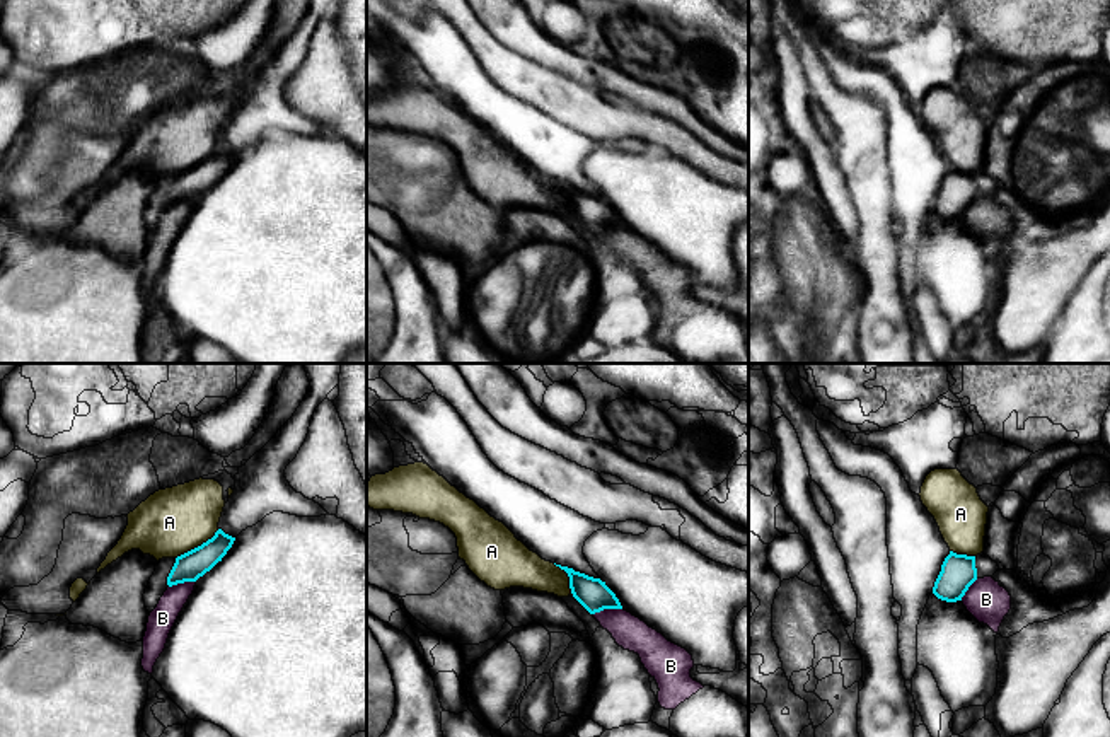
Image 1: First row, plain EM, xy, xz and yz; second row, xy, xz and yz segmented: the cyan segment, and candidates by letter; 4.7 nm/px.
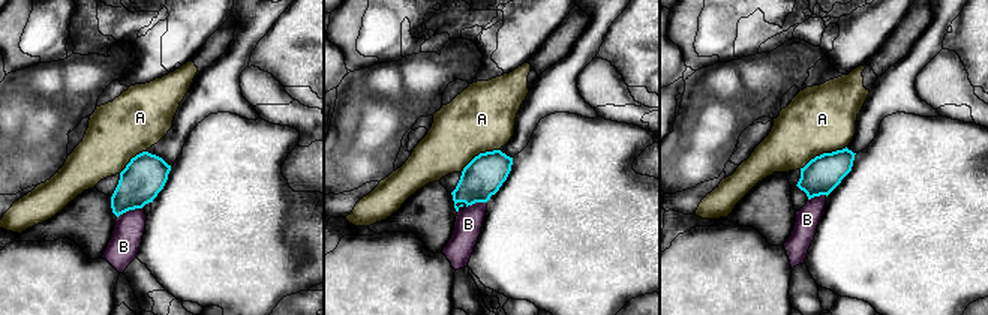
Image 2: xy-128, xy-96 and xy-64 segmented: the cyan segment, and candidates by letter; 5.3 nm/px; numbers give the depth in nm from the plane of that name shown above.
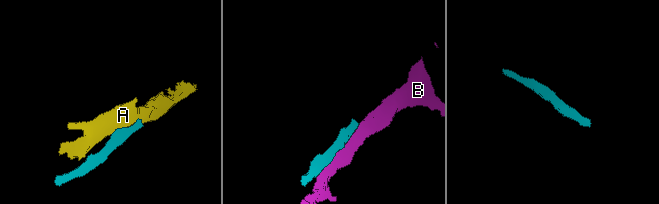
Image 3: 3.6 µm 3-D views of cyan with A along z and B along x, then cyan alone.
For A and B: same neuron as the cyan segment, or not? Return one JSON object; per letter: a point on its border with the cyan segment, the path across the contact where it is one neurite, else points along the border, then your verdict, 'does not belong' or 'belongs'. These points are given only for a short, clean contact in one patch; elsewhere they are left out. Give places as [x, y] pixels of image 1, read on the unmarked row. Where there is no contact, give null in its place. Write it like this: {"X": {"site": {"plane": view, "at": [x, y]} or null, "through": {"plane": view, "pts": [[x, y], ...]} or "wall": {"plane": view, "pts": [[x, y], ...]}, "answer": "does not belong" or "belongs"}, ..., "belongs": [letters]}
{"A": {"site": {"plane": "xy", "at": [198, 164]}, "answer": "does not belong"}, "B": {"site": {"plane": "xz", "at": [607, 226]}, "answer": "does not belong"}, "belongs": []}

